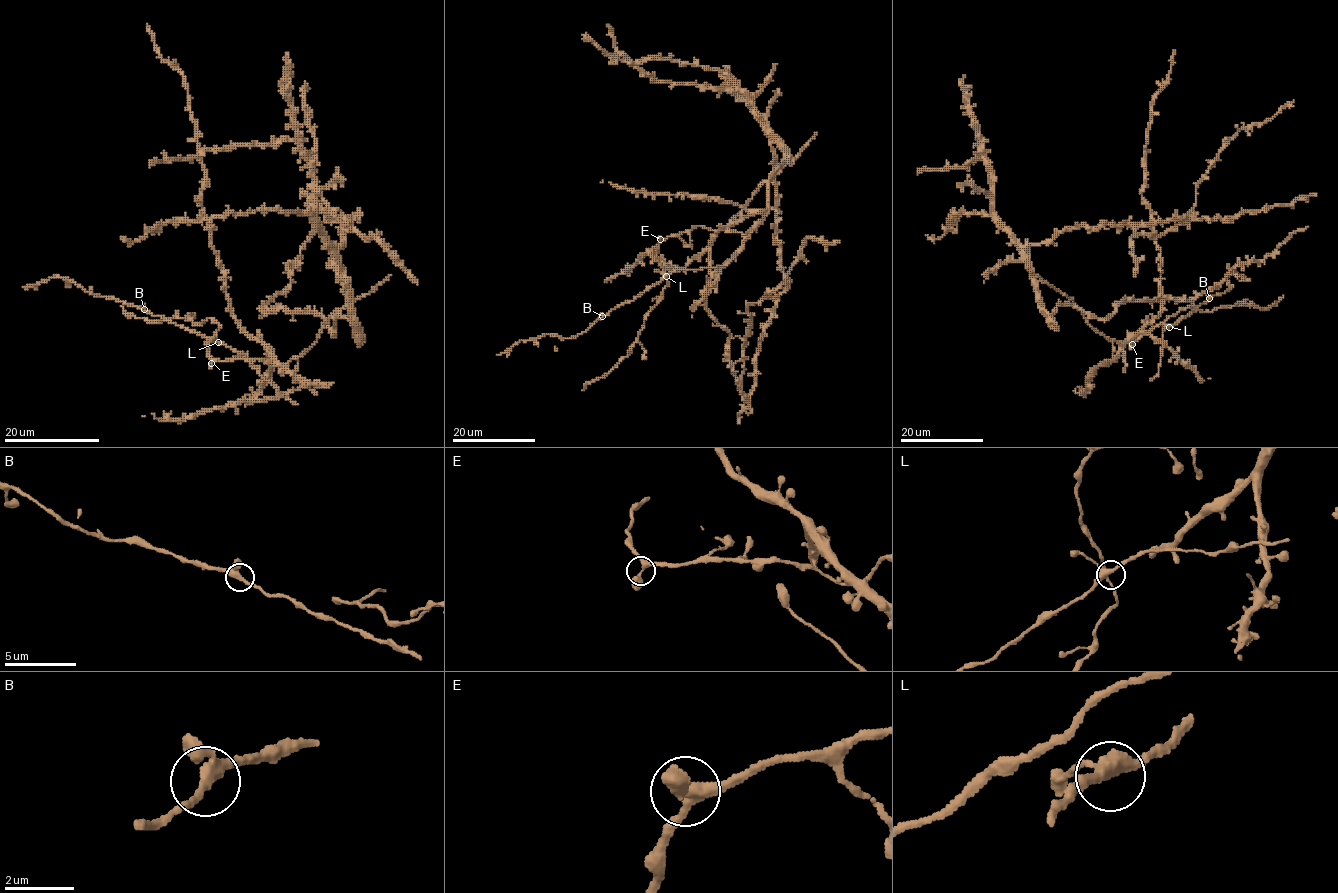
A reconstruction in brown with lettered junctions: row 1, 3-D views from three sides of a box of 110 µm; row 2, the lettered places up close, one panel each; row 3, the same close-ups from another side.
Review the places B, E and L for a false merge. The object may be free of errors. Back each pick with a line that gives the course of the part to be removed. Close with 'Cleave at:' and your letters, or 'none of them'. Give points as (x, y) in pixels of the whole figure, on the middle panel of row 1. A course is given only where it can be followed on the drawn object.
Cleave at: none of them

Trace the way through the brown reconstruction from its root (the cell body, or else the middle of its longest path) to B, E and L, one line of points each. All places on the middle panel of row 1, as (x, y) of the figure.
B: (772, 172), (726, 227), (712, 231), (694, 226), (664, 238), (657, 250), (663, 277), (602, 317)
E: (772, 172), (726, 227), (712, 231), (694, 226), (660, 239)
L: (772, 172), (726, 227), (712, 231), (694, 226), (664, 238), (658, 245), (657, 258), (666, 276)

